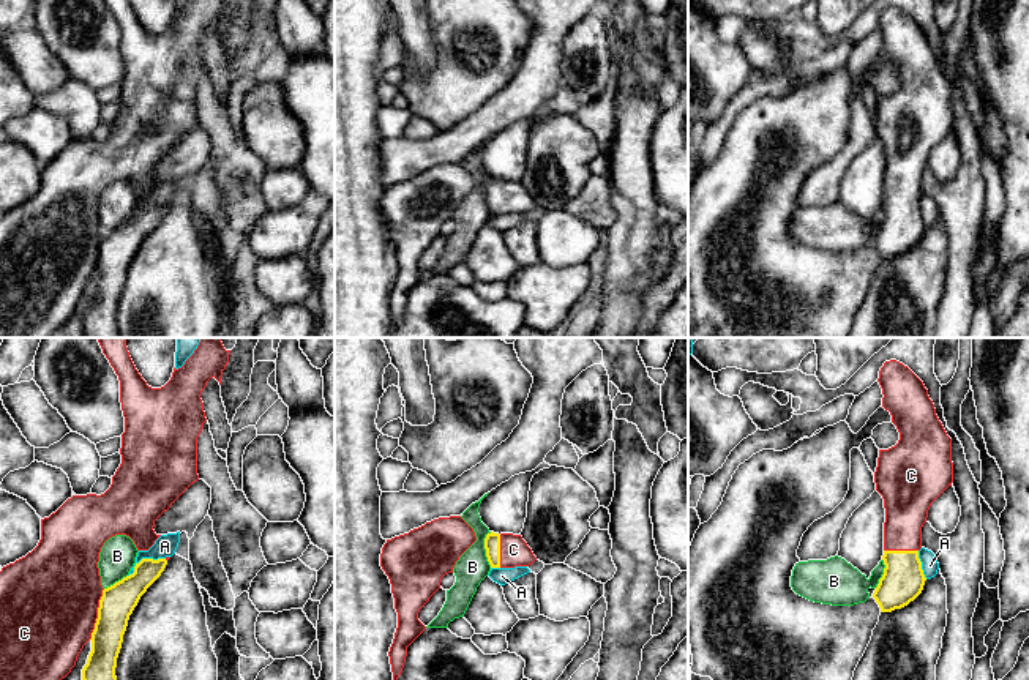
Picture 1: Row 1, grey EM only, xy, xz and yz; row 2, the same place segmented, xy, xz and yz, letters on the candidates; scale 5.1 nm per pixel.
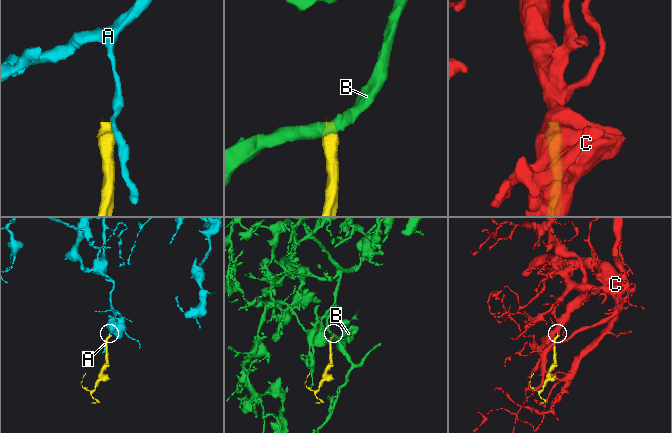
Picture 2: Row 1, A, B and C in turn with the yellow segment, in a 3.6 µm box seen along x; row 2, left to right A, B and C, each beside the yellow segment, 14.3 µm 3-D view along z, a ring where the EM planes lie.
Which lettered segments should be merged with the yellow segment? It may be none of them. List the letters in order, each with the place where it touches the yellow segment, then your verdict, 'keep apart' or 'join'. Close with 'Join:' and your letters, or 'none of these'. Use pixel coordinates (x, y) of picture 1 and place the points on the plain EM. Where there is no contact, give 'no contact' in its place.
A: xy (144, 205) | keep apart
B: xz (485, 194) | keep apart
C: xy (98, 261) | join
Join: C

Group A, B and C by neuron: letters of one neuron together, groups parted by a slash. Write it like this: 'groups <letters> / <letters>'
groups A / B / C

